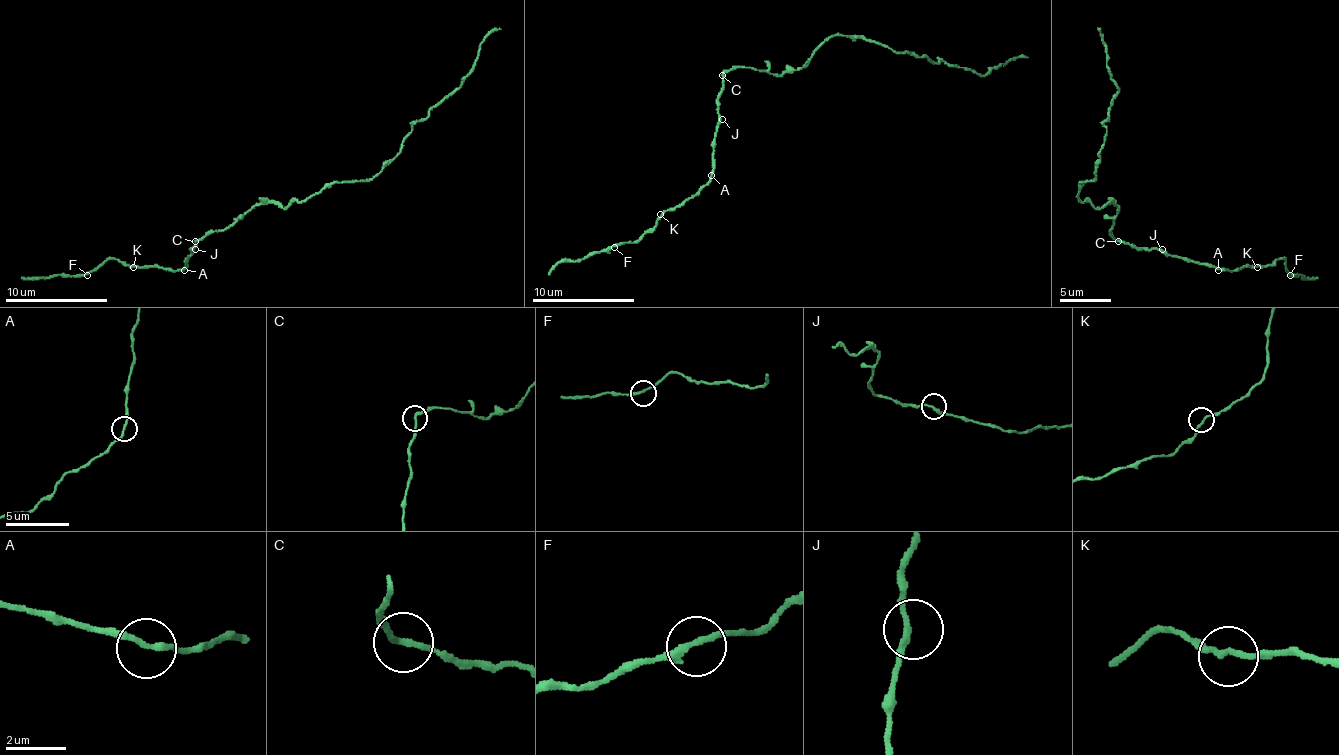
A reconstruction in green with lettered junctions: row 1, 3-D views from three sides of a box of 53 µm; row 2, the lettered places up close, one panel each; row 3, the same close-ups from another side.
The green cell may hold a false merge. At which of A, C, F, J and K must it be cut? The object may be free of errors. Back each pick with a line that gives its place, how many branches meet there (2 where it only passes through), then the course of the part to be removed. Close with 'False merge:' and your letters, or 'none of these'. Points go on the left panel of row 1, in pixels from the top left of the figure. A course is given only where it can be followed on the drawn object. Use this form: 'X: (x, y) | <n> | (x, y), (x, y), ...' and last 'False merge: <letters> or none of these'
C: (195, 241) | 2 | (195, 242), (253, 206), (287, 208), (333, 183), (368, 180), (501, 30)
False merge: C

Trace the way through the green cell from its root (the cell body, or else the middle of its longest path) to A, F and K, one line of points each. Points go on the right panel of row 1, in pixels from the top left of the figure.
A: (1116, 211), (1111, 234), (1119, 242), (1162, 249), (1195, 262), (1208, 262), (1218, 270)
F: (1116, 211), (1111, 234), (1119, 242), (1162, 249), (1226, 270), (1267, 267), (1285, 260), (1290, 275)
K: (1116, 211), (1111, 234), (1119, 242), (1162, 249), (1177, 257), (1208, 262), (1226, 270), (1257, 267)

